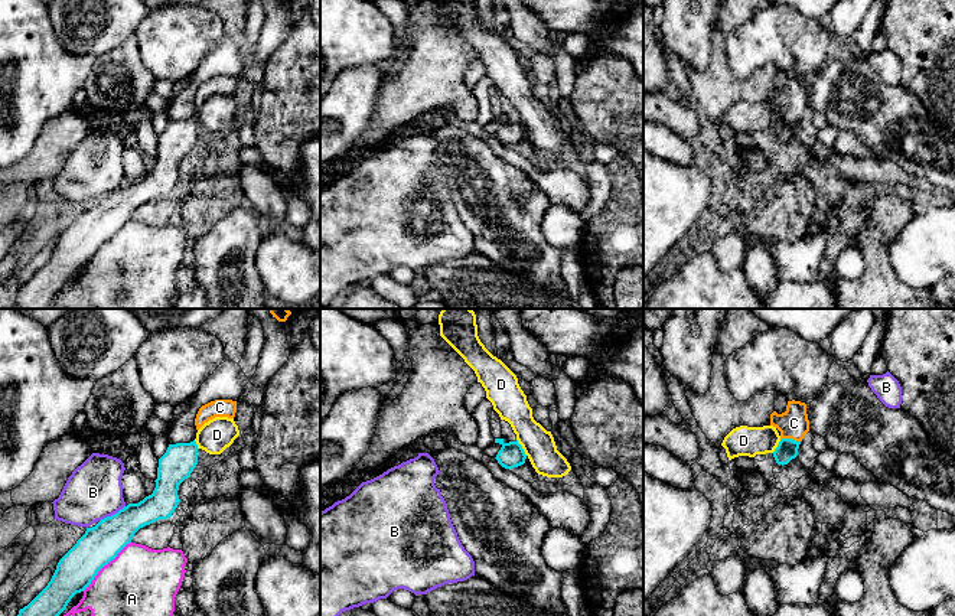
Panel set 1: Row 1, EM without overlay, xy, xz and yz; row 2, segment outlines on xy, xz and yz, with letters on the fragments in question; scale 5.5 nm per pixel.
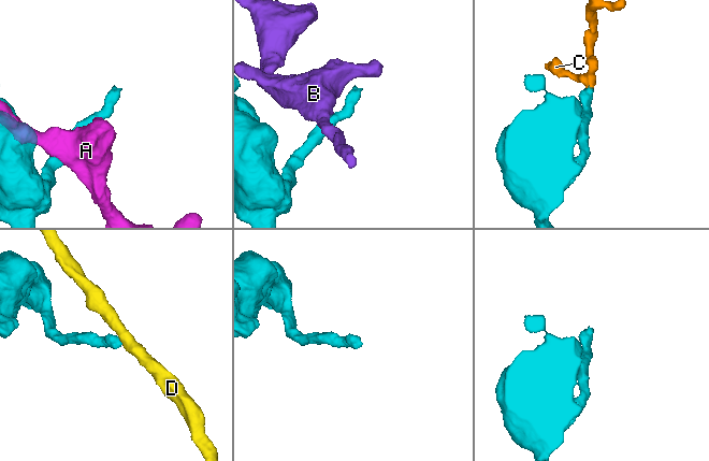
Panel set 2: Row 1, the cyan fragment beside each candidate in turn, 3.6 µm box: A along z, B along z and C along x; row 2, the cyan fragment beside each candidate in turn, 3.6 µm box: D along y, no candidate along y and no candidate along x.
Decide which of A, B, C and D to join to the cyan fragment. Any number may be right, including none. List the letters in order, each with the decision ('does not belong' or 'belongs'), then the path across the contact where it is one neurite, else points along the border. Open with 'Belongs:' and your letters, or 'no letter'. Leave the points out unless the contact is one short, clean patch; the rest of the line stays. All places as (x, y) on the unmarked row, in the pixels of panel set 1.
Belongs: C
A: does not belong
B: does not belong; border xy (124, 182), (100, 198)
C: belongs; way yz (786, 126), (791, 116), (794, 100)
D: does not belong; border xz (517, 116), (527, 132)

